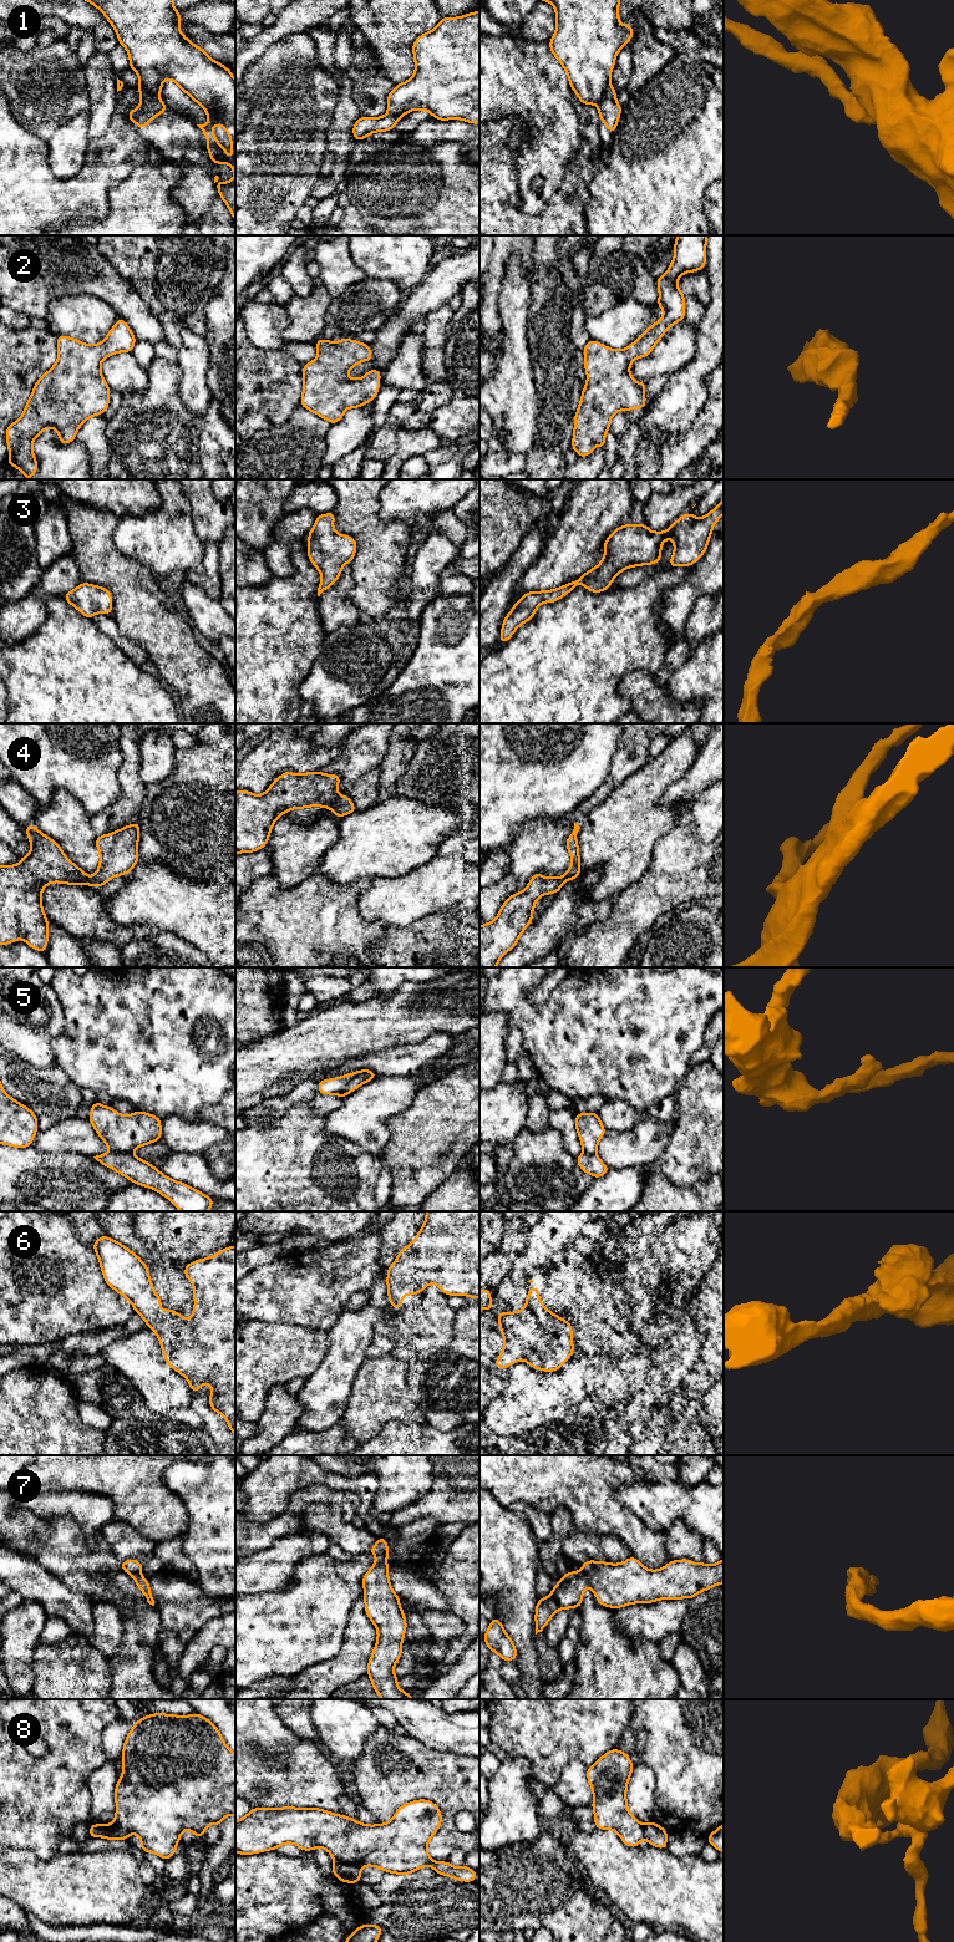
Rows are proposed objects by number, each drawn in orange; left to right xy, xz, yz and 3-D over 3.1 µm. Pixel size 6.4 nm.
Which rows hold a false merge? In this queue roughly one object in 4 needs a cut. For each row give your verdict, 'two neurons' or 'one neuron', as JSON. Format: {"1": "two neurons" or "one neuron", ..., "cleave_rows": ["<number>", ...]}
{"1": "two neurons", "2": "one neuron", "3": "one neuron", "4": "one neuron", "5": "two neurons", "6": "one neuron", "7": "one neuron", "8": "two neurons", "cleave_rows": ["1", "5", "8"]}

